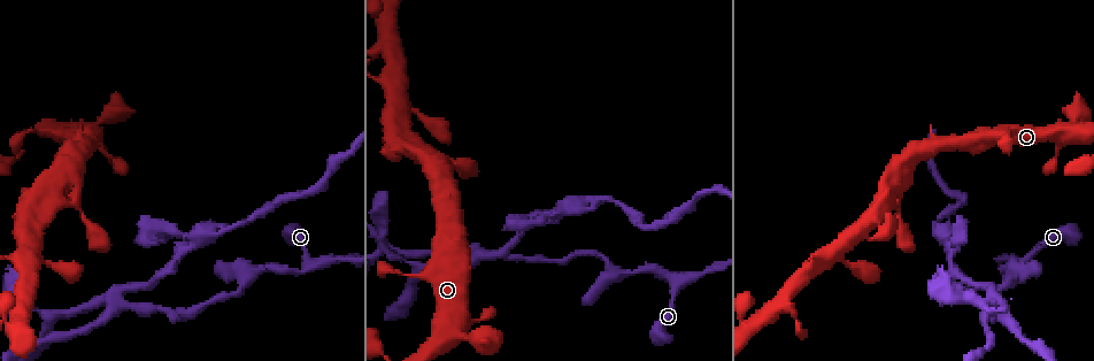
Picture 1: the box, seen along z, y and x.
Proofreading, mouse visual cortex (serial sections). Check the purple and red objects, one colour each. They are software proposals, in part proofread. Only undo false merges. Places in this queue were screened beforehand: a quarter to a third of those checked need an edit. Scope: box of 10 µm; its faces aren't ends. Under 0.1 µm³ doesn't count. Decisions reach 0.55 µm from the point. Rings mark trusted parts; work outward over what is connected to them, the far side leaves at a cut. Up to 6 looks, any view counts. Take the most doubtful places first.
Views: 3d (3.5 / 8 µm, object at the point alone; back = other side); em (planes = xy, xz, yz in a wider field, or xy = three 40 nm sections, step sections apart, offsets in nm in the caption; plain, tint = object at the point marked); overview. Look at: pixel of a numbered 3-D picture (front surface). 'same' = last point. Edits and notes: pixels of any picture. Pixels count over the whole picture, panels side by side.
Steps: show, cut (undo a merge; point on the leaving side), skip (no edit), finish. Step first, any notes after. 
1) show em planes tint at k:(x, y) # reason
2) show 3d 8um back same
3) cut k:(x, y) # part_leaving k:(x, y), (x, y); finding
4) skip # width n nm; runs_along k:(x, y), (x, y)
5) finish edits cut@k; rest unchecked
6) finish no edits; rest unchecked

show 3d 8um at 1:(874, 217) # a fork

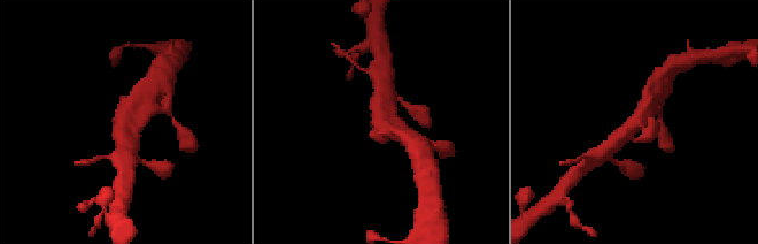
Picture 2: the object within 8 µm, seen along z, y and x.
show 3d 3.5um same

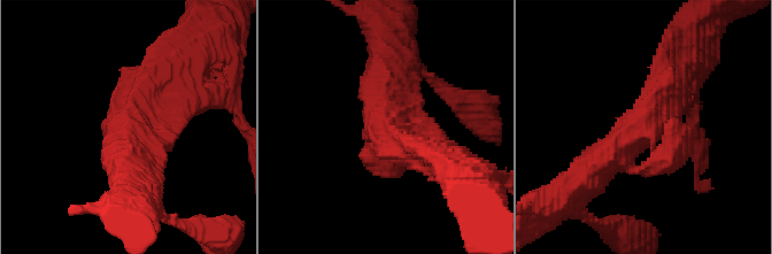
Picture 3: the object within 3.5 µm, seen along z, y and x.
show em xy step 5 tint at 3:(389, 127)

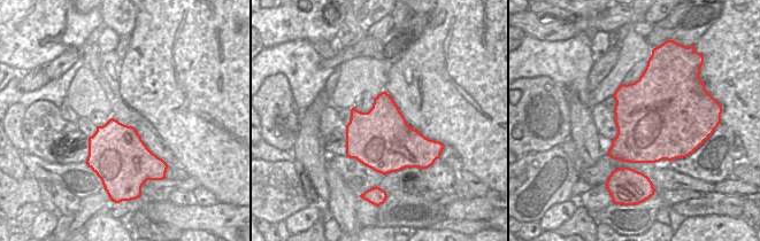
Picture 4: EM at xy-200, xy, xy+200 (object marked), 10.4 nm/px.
skip # width 650 nm; runs_along 3:(672, 68), (663, 104), (584, 177); all the same cell

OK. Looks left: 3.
show 3d 3.5um at 1:(308, 262) # a fork

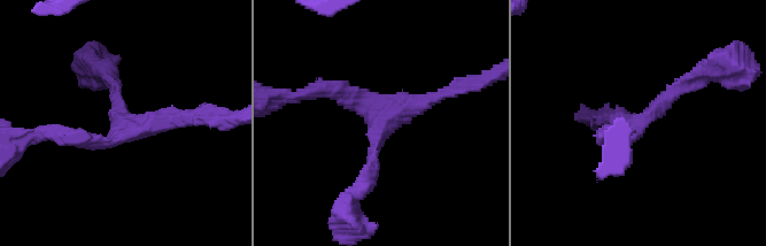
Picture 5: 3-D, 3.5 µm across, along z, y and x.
show em xy step 5 tint at 5:(381, 124) # arms 3; arm_widths 200, 200, 200 nm; shape alone is not enough

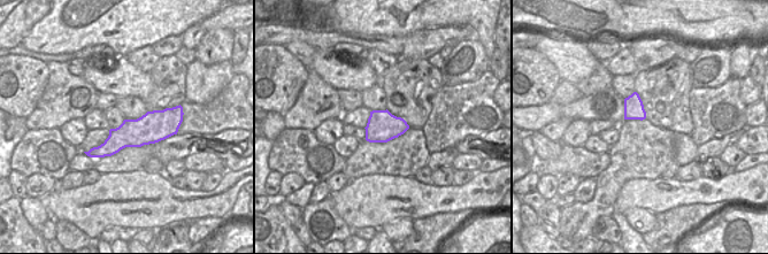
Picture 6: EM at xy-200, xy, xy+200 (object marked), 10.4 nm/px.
skip # width 320 nm; runs_along 6:(171, 120), (131, 132), (91, 153); continuous, no second cell

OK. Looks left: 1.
finish no edits; rest unchecked

